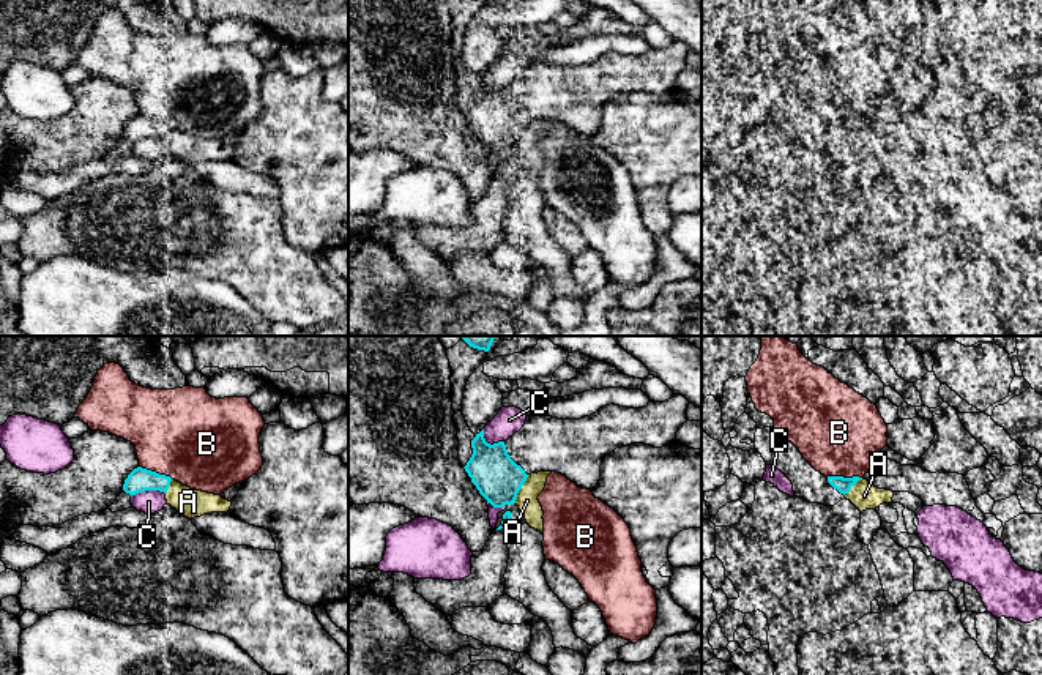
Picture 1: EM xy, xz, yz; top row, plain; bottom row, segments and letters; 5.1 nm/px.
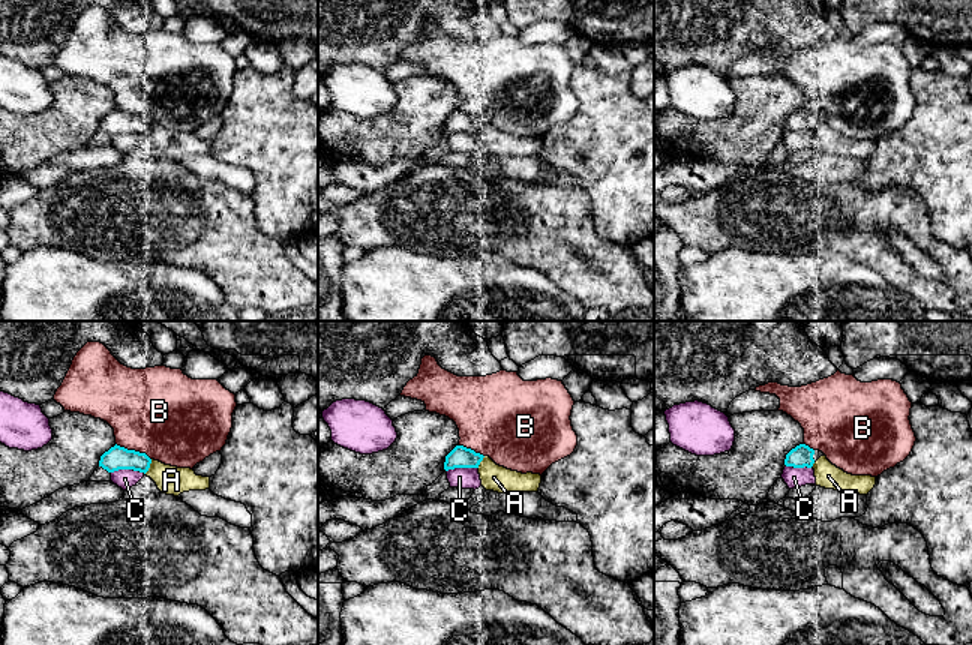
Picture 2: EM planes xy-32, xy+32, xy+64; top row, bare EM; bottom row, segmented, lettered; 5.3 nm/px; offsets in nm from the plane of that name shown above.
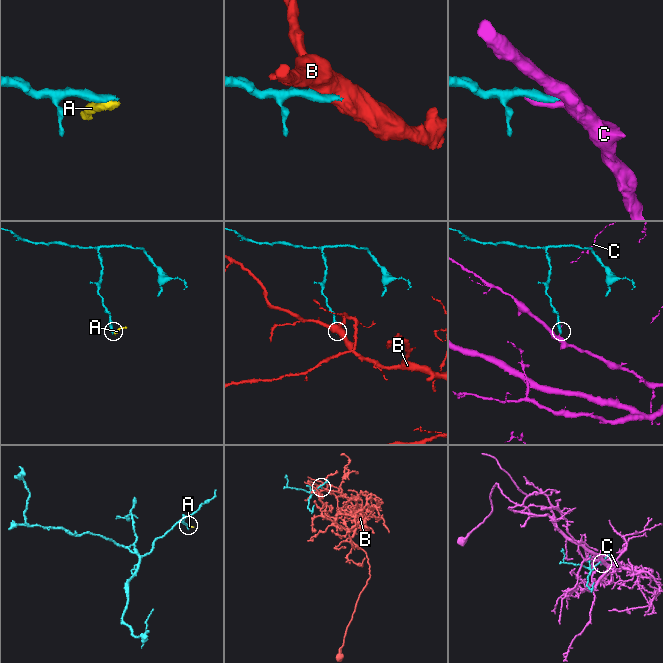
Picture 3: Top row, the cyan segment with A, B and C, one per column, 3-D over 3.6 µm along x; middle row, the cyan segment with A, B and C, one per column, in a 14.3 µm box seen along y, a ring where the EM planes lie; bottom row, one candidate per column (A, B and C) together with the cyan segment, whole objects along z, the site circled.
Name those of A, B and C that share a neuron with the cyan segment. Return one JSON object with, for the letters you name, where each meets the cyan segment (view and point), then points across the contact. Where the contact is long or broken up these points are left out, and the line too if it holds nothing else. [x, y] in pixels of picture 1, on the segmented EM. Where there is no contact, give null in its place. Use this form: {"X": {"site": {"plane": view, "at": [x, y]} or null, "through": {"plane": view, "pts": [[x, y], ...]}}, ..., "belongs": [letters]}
{"belongs": []}

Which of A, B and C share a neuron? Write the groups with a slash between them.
A / B / C

